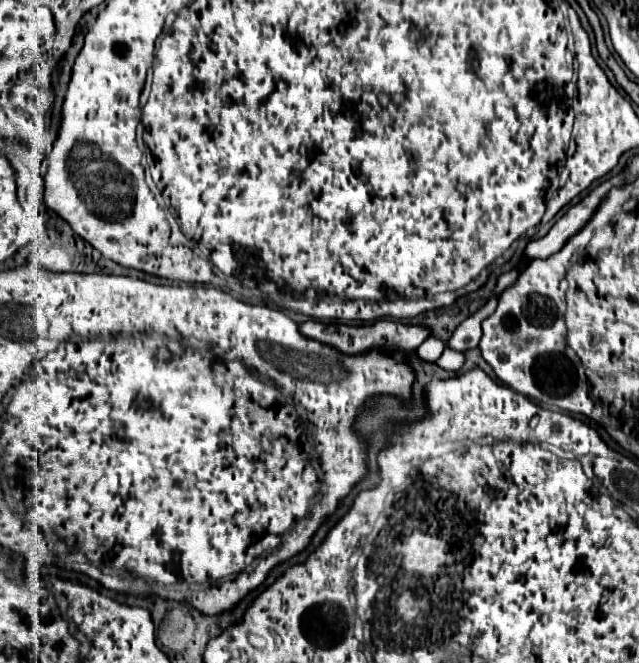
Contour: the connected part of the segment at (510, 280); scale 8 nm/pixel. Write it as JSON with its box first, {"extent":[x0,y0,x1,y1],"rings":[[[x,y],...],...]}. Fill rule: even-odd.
{"extent":[495,270,519,294],"rings":[[[511,270],[511,272],[507,272],[507,274],[503,274],[503,276],[499,276],[499,280],[497,280],[497,288],[495,288],[495,292],[499,294],[499,292],[503,292],[505,288],[509,288],[509,286],[513,286],[519,277],[519,272],[517,270]]]}

